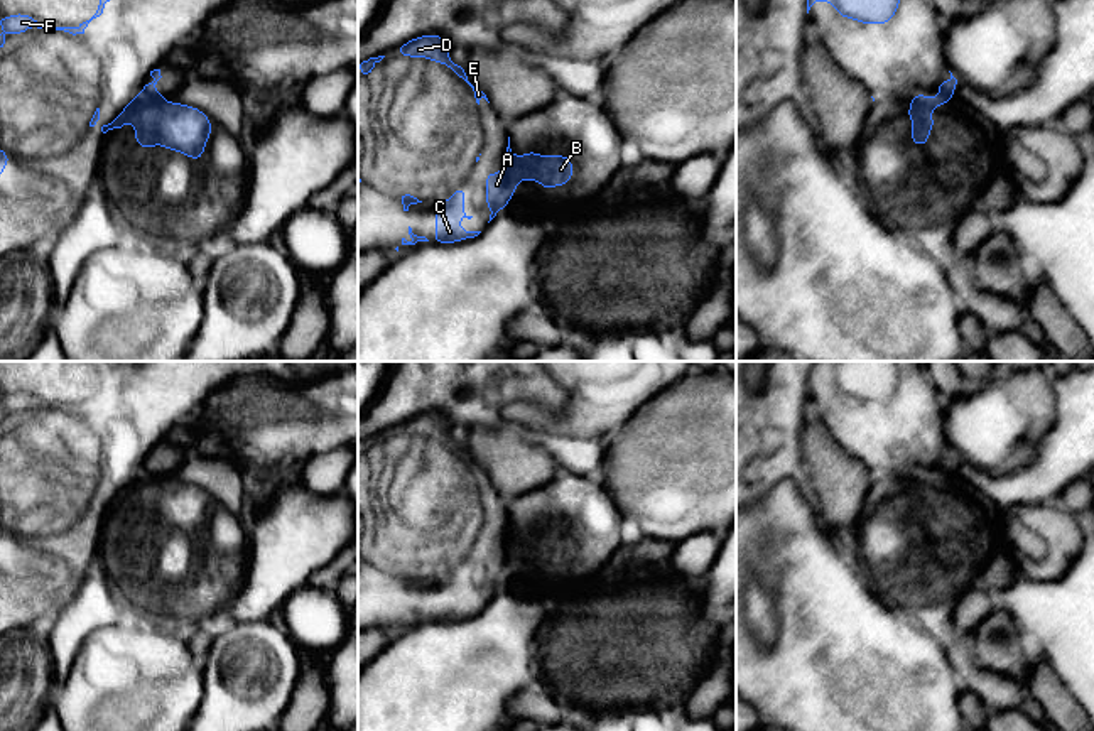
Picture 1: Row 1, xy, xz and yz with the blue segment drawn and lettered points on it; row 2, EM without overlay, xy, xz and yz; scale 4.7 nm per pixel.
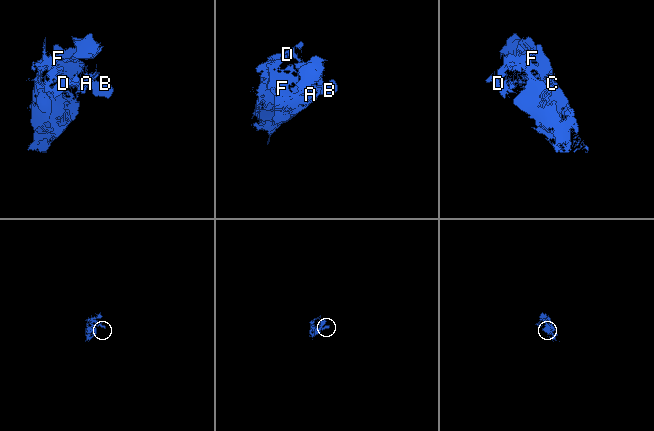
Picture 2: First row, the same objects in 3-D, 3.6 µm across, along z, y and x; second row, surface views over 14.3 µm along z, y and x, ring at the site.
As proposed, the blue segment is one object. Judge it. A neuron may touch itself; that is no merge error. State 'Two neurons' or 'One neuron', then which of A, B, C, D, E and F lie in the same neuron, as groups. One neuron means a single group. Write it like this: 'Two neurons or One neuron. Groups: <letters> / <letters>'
Two neurons. Groups: A C D E F / B

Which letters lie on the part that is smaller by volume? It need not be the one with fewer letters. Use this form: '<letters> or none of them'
B

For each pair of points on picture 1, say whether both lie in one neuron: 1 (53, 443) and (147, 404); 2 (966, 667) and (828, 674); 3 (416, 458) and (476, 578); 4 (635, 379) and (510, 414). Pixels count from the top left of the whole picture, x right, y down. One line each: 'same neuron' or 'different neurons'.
1: same neuron
2: different neurons
3: same neuron
4: same neuron

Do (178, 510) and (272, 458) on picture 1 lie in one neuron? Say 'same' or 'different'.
different

